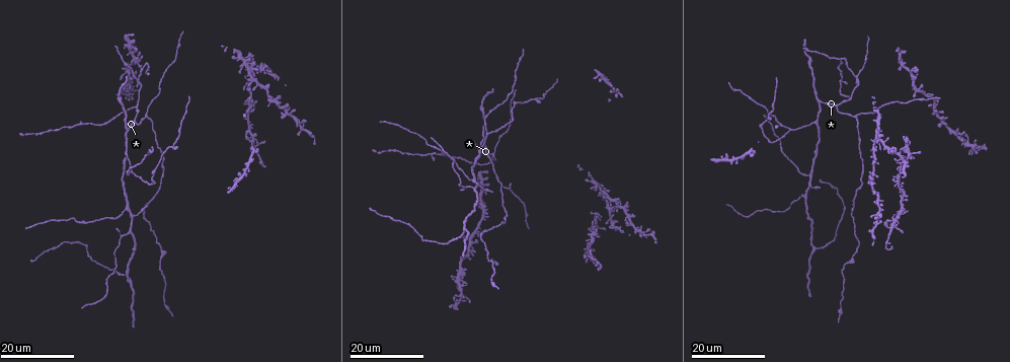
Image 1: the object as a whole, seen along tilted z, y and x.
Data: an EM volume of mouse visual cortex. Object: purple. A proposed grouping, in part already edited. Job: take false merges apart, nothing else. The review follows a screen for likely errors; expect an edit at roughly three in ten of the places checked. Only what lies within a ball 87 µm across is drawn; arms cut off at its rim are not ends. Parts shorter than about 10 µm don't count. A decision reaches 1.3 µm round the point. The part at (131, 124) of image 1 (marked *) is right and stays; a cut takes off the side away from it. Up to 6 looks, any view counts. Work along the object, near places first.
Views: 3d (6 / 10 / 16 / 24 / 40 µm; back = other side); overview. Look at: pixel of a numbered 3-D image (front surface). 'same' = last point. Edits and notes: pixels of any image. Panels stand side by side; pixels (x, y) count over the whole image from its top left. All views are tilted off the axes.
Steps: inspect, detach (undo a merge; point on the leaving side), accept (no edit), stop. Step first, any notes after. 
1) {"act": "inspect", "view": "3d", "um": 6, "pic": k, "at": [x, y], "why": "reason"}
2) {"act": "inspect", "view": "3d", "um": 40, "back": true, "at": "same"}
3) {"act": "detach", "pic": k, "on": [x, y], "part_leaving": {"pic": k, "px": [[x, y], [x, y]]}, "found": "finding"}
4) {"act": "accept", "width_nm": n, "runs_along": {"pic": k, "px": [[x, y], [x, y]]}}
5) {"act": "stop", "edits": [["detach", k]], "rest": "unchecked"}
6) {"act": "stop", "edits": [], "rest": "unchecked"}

{"act": "inspect", "view": "3d", "um": 16, "pic": 1, "at": [836, 104], "why": "three-way junction"}

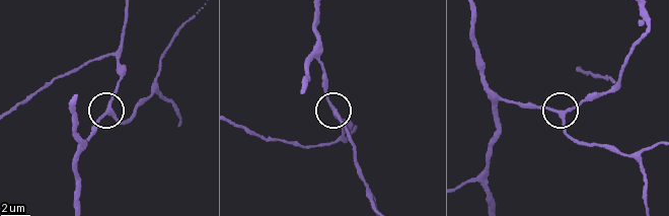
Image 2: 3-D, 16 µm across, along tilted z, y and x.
{"act": "inspect", "view": "3d", "um": 10, "pic": 2, "at": [563, 113]}

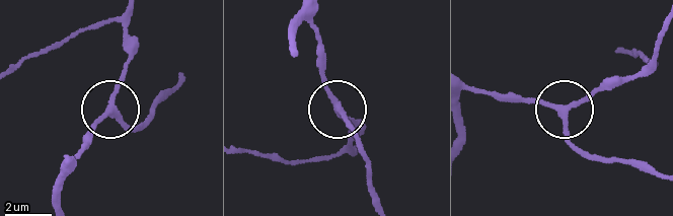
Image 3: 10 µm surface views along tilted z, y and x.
{"act": "accept", "side_arm_um": 78, "arms": 3, "found": "one neuron here"}

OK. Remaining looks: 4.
{"act": "inspect", "view": "3d", "um": 24, "pic": 1, "at": [791, 130], "why": "three arms meet"}

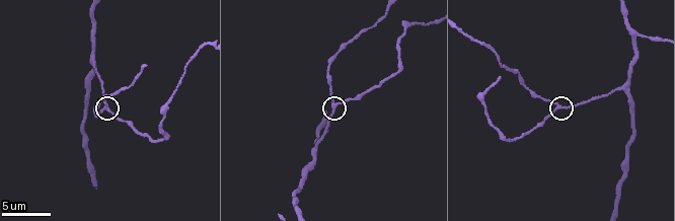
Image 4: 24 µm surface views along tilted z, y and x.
{"act": "inspect", "view": "3d", "um": 6, "pic": 4, "at": [556, 106]}

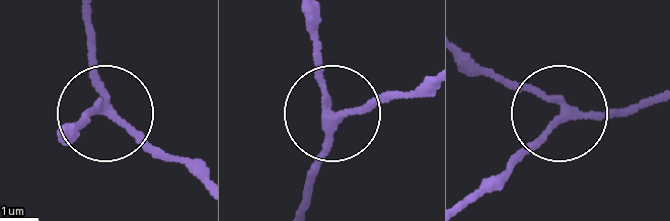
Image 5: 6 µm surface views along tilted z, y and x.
{"act": "accept", "width_nm": 180, "runs_along": {"pic": 5, "px": [[300, 209], [329, 125], [312, 65], [313, 18]]}, "found": "continuous, no second neuron"}

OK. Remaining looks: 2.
{"act": "inspect", "view": "3d", "um": 24, "pic": 1, "at": [810, 174], "why": "four or more arms meet"}

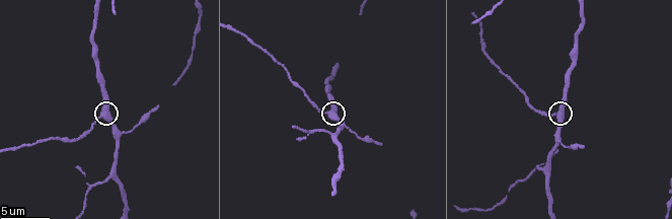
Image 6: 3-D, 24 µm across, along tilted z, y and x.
{"act": "inspect", "view": "3d", "um": 10, "pic": 6, "at": [327, 113], "why": "closer look"}

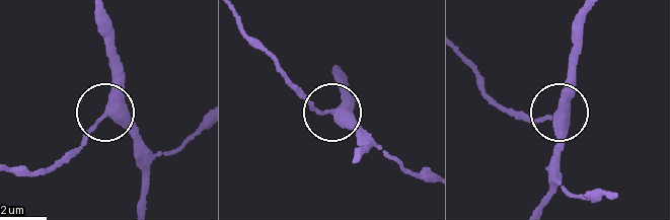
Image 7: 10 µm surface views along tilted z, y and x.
{"act": "accept", "arms": 4, "runs_along": {"pic": 7, "px": [[100, 15], [110, 61], [110, 96], [73, 151]]}, "found": "all the same neuron"}

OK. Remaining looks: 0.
{"act": "stop", "edits": [], "rest": "unchecked"}

